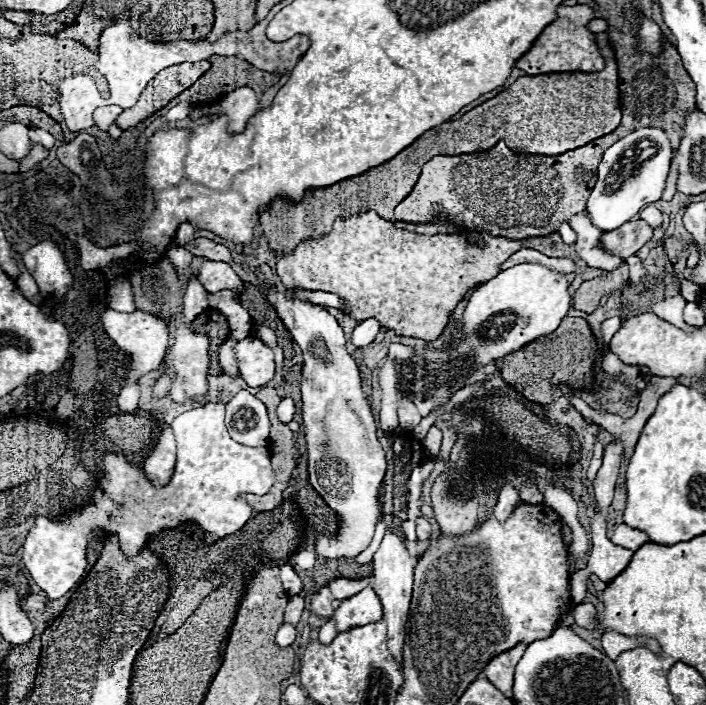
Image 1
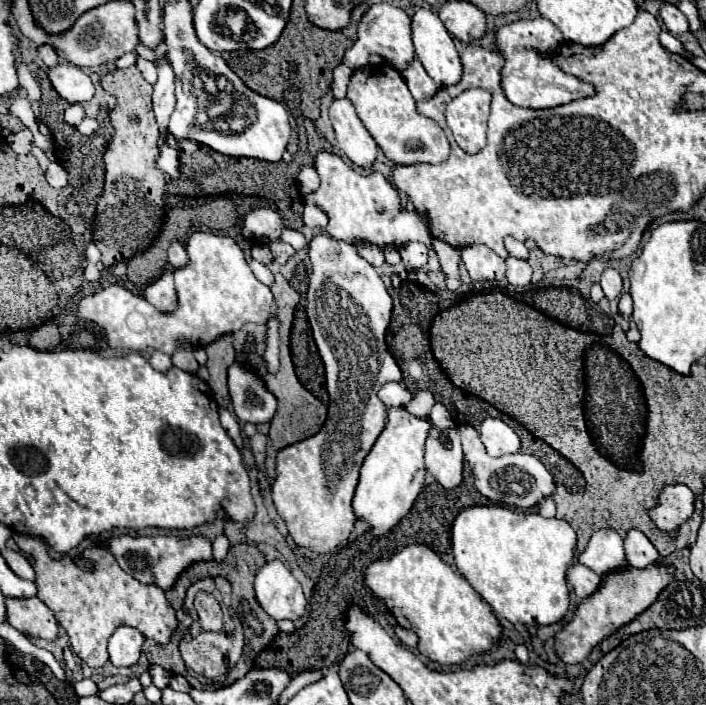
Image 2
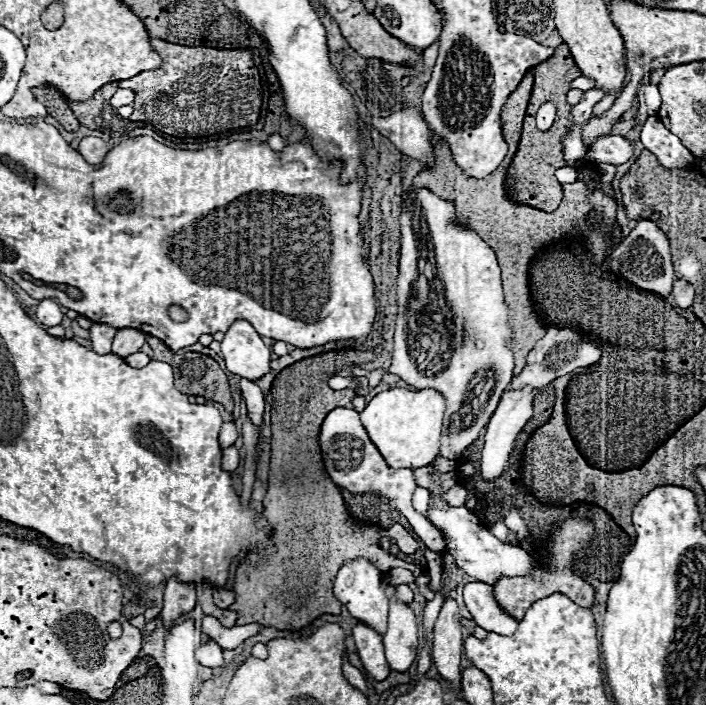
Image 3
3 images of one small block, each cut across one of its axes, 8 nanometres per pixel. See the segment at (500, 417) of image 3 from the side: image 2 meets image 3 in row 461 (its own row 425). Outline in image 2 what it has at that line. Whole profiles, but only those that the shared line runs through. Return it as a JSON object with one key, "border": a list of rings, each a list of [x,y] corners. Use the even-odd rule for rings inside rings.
{"border":[[[486,418],[480,424],[480,438],[490,456],[514,454],[520,450],[518,434],[500,418]]]}

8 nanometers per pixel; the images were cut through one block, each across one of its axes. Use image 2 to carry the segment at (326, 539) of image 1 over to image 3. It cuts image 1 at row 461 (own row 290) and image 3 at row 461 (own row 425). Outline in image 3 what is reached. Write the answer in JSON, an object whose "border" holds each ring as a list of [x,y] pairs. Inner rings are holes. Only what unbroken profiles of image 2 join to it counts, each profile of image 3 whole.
{"border":[[[334,408],[332,412],[328,412],[328,416],[322,424],[322,430],[320,430],[320,448],[322,448],[322,458],[324,458],[326,472],[330,474],[330,478],[338,486],[342,486],[344,490],[348,490],[352,494],[378,494],[378,496],[382,496],[388,506],[392,506],[402,516],[406,516],[406,520],[410,522],[414,532],[420,536],[420,540],[426,544],[426,548],[430,548],[434,552],[444,550],[444,538],[442,538],[440,530],[434,528],[412,506],[412,494],[414,494],[414,488],[416,488],[412,470],[408,470],[408,468],[394,470],[386,464],[386,460],[380,456],[376,446],[370,442],[364,426],[360,424],[360,418],[358,418],[356,410]]]}

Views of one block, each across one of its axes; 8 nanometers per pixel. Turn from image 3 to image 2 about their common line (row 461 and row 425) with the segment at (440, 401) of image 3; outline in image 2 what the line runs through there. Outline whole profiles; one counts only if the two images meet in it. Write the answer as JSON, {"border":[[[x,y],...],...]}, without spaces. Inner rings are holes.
{"border":[[[388,408],[386,428],[360,468],[360,482],[352,500],[358,520],[366,520],[376,536],[384,536],[404,518],[424,484],[424,442],[432,428],[430,418],[418,418],[406,408]]]}

